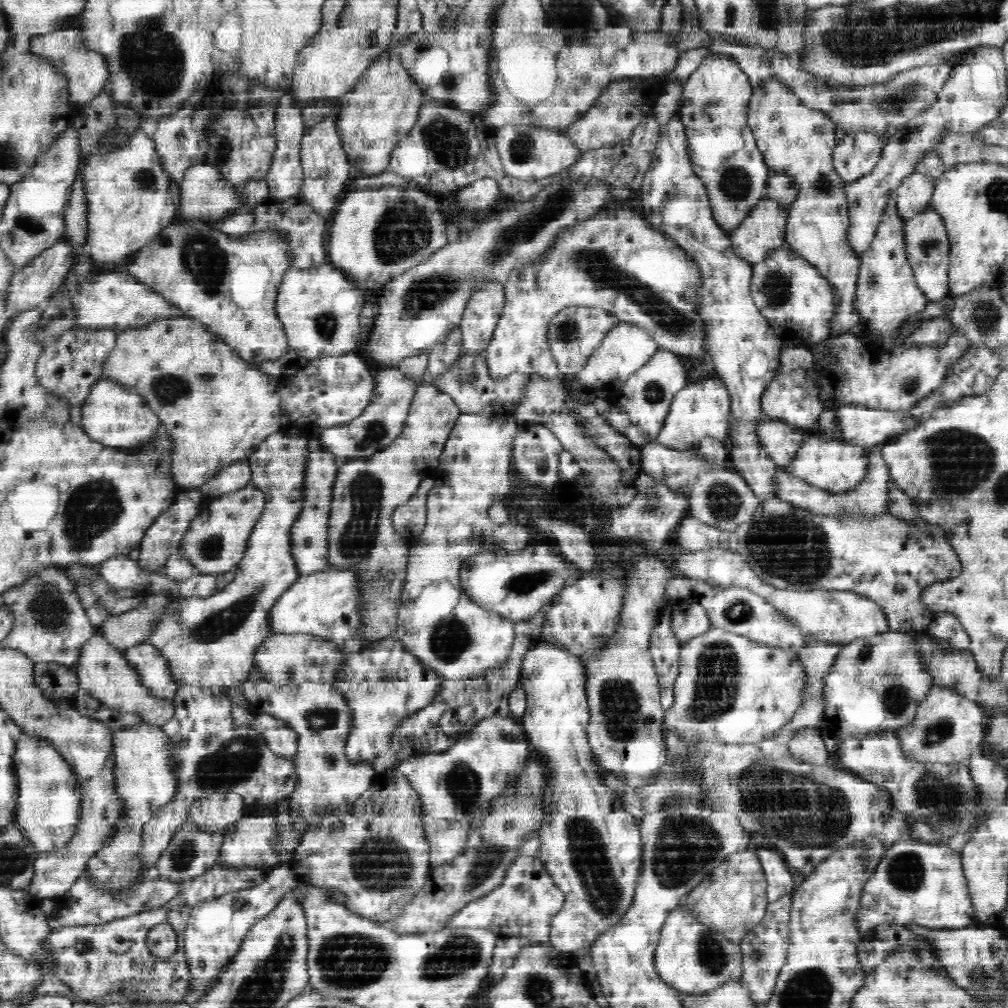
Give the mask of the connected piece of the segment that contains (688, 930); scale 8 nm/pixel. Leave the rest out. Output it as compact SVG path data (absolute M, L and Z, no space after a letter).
M682 900L668 912L662 924L660 941L655 952L659 975L672 986L690 995L701 995L719 989L740 975L740 947L724 932L700 922L691 905Z

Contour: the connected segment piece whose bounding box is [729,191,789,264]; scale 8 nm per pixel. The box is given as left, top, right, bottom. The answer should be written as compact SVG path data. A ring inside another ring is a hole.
M766 191L748 216L729 233L736 254L755 264L764 260L768 250L785 244L788 206Z

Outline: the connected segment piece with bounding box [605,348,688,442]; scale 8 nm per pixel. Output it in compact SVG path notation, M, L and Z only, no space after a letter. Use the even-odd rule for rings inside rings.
M658 348L646 363L629 374L624 383L605 391L610 400L622 406L635 422L647 430L653 442L657 430L660 430L670 410L673 398L684 389L684 386L688 386L687 380L688 372L684 364L680 362L679 356L671 351Z

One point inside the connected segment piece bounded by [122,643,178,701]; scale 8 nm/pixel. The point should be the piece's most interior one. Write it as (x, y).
(151, 670)

